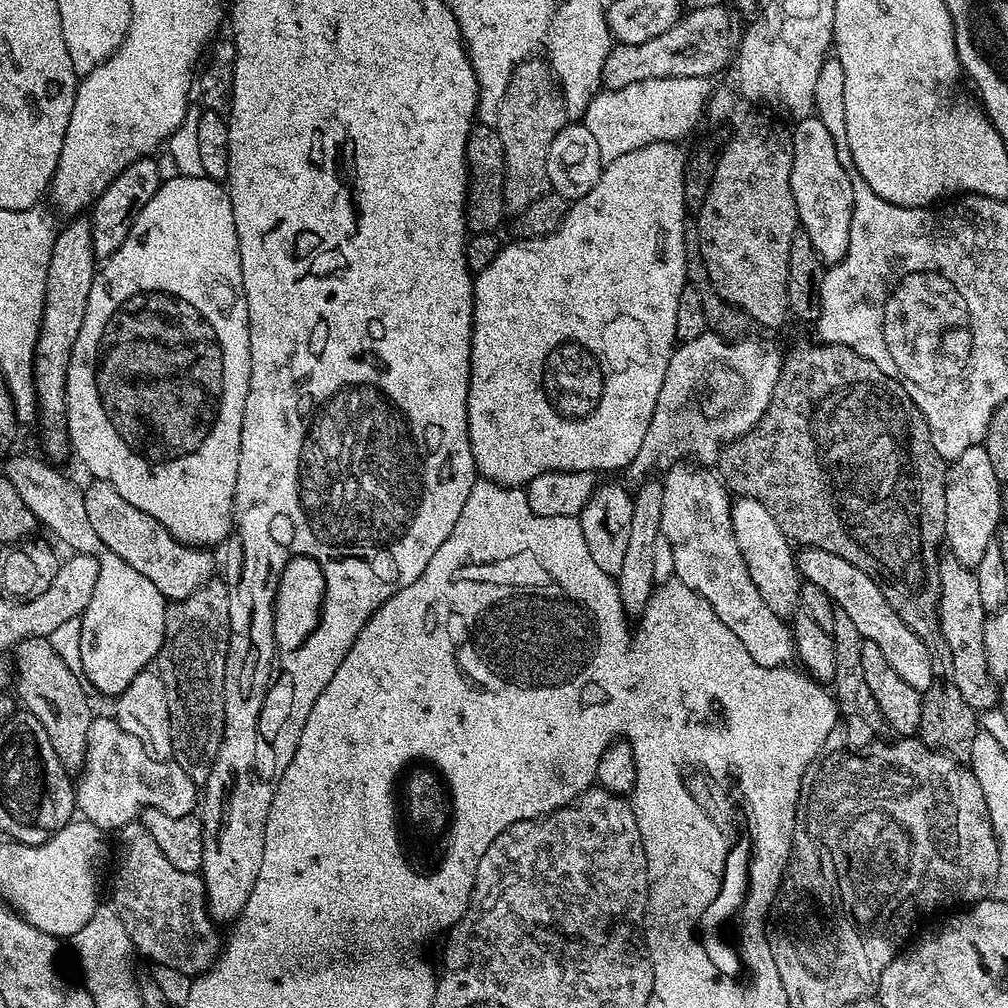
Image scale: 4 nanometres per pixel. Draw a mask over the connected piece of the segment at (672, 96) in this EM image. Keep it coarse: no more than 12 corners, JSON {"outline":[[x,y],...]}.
{"outline":[[701,78],[593,95],[582,122],[601,161],[692,128]]}

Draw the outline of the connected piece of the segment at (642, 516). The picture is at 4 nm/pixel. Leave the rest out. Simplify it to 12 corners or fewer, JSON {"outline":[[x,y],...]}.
{"outline":[[664,485],[633,497],[629,541],[616,577],[629,617],[654,591]]}

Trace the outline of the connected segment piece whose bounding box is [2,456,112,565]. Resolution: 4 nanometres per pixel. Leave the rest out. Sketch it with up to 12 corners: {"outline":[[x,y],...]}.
{"outline":[[34,456],[2,472],[43,527],[100,565],[96,535],[83,495]]}

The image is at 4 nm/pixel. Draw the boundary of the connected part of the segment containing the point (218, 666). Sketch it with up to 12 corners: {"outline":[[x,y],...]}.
{"outline":[[230,588],[167,605],[158,675],[172,747],[207,769],[224,737]]}

